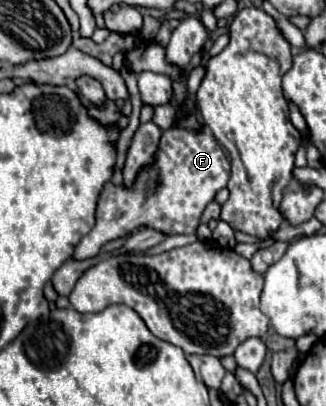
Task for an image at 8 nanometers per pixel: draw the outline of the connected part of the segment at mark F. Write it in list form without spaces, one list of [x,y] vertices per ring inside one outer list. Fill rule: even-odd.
[[[177,127],[163,131],[155,167],[143,169],[131,189],[105,183],[97,203],[97,223],[85,237],[81,237],[71,259],[85,261],[97,257],[105,243],[119,239],[143,225],[167,235],[195,233],[205,205],[211,203],[215,193],[227,185],[229,173],[231,165],[225,157],[225,151],[207,127],[201,133]]]

